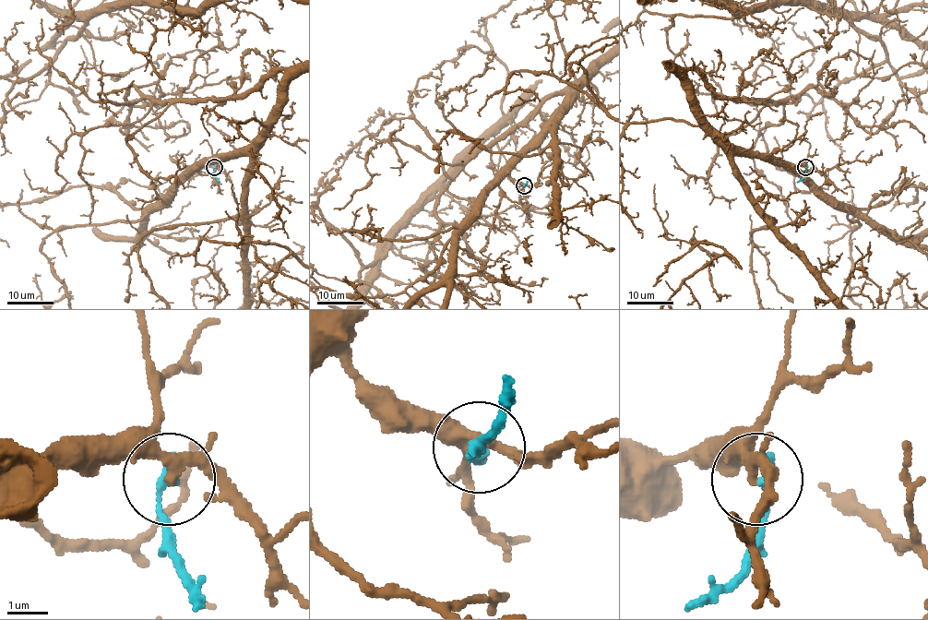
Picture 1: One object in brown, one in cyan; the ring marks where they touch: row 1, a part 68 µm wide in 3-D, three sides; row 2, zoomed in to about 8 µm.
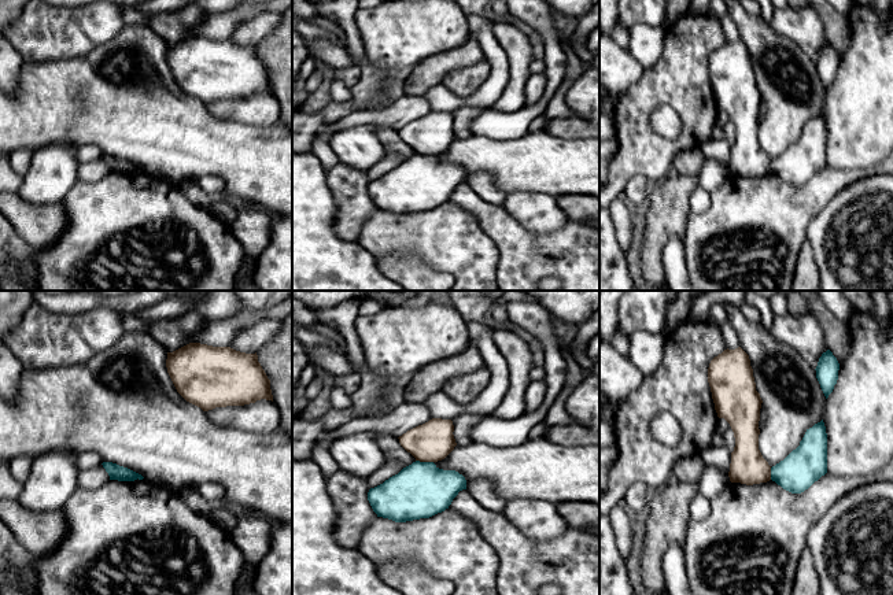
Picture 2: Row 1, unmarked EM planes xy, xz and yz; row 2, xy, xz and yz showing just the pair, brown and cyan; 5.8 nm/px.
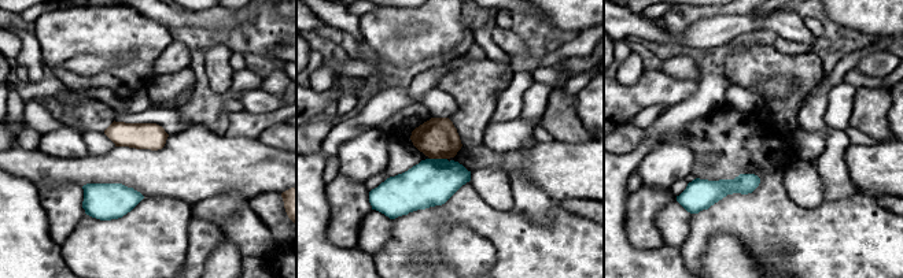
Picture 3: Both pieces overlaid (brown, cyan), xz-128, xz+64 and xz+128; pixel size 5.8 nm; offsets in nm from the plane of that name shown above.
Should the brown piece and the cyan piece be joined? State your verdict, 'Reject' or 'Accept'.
Reject

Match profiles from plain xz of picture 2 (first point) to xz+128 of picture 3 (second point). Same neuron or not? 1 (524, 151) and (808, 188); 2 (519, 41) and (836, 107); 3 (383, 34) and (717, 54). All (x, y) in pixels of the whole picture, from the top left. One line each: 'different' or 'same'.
1: different
2: different
3: different

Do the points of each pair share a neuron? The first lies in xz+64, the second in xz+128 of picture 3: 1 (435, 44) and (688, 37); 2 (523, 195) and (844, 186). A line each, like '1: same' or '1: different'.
1: different
2: same

